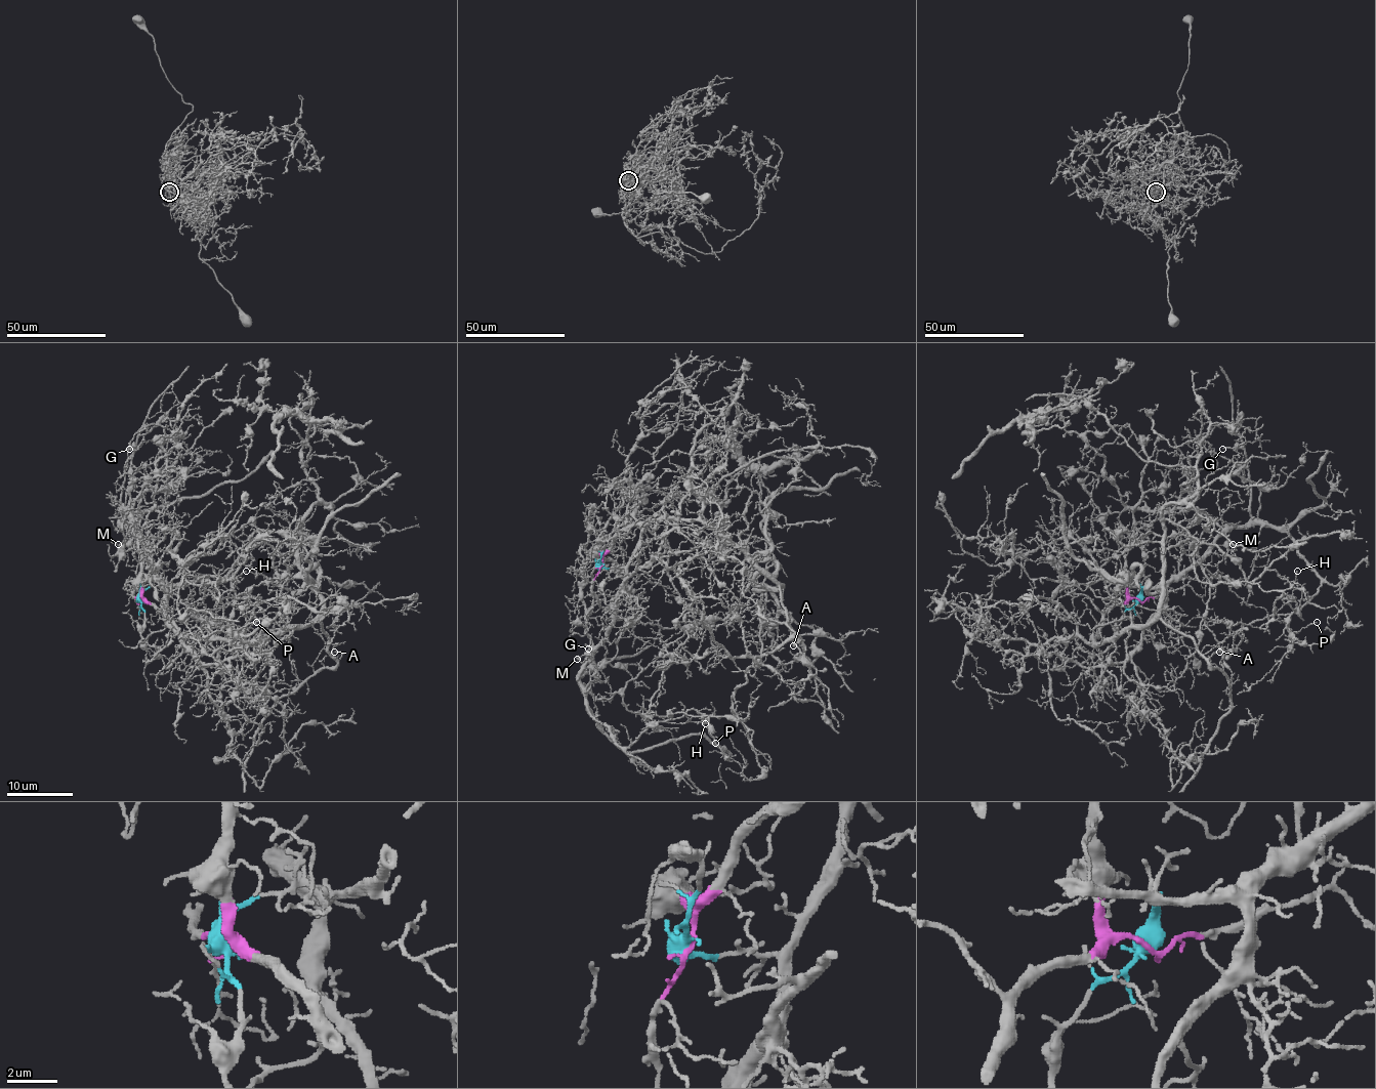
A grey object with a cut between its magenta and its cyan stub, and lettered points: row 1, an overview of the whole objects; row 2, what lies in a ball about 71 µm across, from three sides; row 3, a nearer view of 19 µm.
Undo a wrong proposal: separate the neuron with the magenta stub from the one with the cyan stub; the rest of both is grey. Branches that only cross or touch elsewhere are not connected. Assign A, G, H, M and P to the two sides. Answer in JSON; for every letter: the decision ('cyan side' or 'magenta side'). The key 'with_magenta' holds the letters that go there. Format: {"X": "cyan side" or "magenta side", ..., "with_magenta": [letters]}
{"A": "magenta side", "G": "cyan side", "H": "cyan side", "M": "cyan side", "P": "cyan side", "with_magenta": ["A"]}

